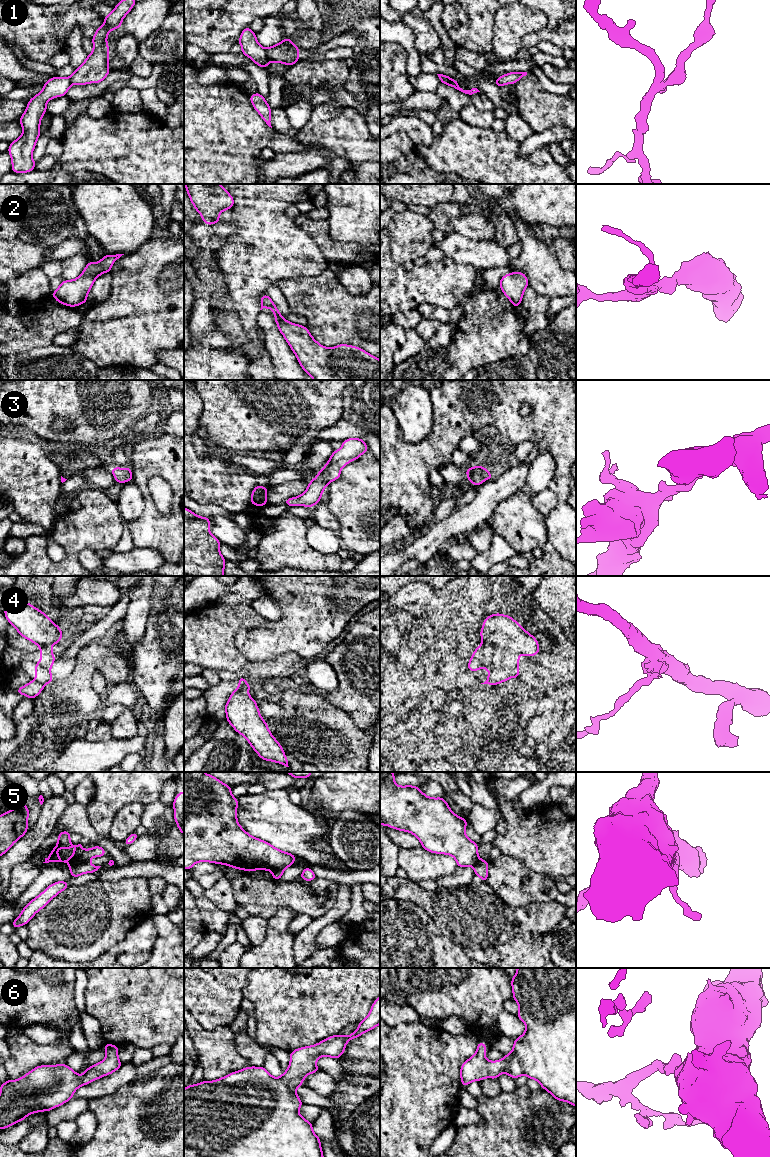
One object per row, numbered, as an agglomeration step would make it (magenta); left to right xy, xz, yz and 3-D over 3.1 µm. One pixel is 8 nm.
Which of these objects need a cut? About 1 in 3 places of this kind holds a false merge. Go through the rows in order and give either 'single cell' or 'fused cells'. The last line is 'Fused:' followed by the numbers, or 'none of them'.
1: fused cells
2: single cell
3: single cell
4: fused cells
5: fused cells
6: single cell
Fused: 1, 4, 5

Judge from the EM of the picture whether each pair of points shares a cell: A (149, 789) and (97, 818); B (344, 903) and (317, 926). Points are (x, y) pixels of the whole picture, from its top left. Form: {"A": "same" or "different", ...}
{"A": "same", "B": "same"}

